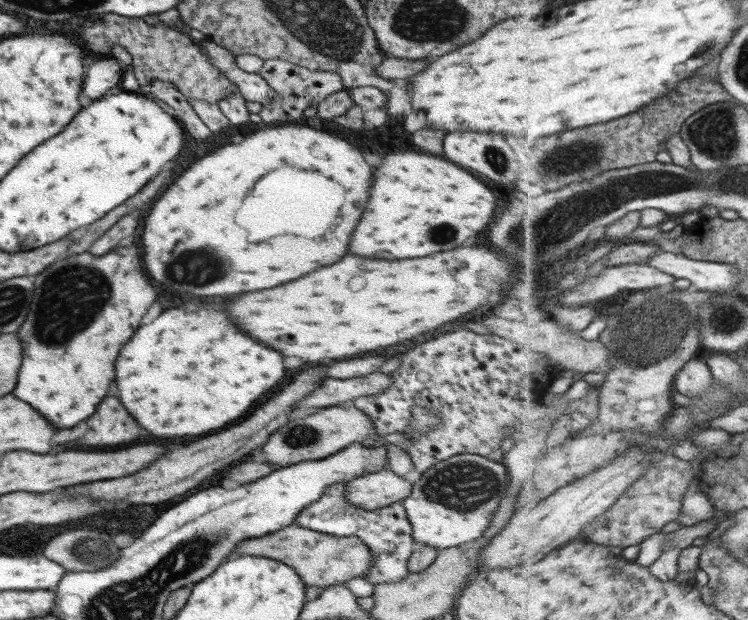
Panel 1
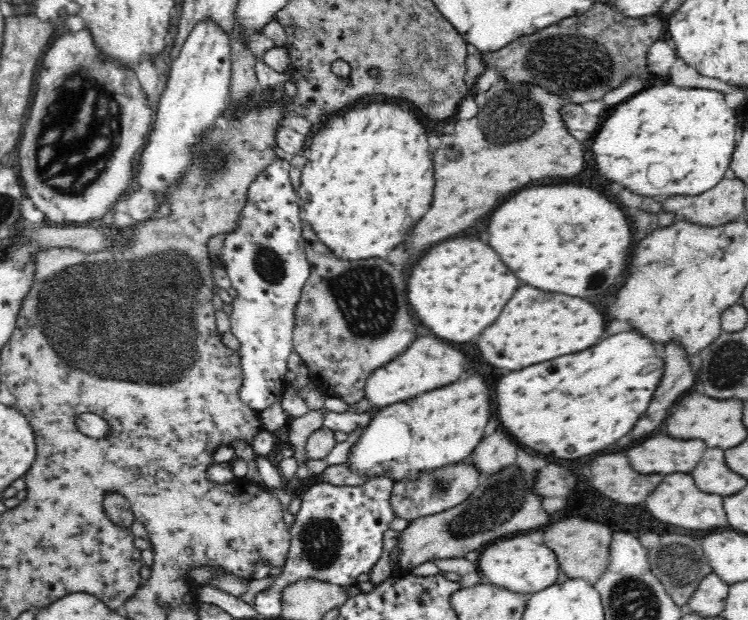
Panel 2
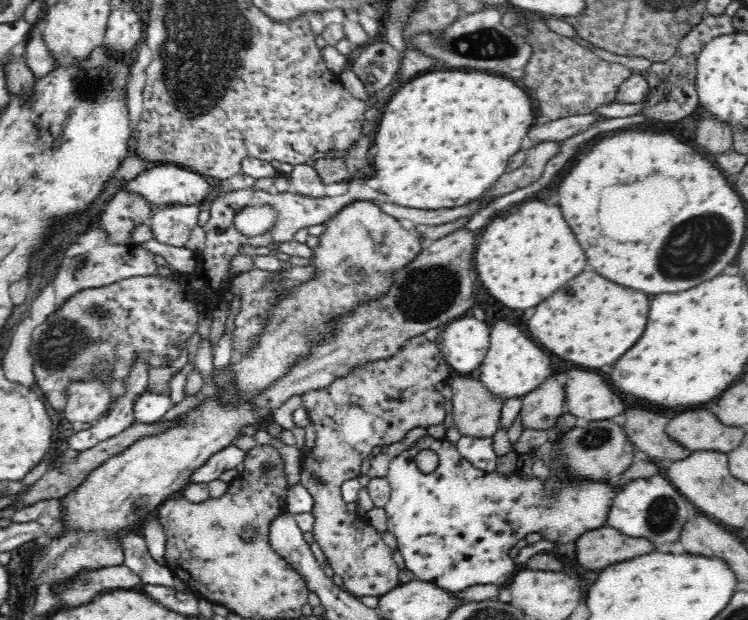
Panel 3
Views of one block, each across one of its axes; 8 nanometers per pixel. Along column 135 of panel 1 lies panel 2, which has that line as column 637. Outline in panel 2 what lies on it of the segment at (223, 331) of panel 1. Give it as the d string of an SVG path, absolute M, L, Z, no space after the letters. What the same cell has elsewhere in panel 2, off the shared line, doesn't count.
M630 330L608 336L584 352L510 372L494 388L496 416L516 442L534 452L564 460L588 456L626 436L644 414L662 378L660 354Z

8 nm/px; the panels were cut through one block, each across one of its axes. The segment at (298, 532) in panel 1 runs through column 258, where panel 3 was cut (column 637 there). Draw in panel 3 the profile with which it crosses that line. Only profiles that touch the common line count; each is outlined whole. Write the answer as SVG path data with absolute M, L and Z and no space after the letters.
M614 528L586 531L575 542L575 552L578 552L577 562L583 567L586 566L586 570L597 572L610 564L650 554L654 552L654 548L650 540L622 536L620 531Z

